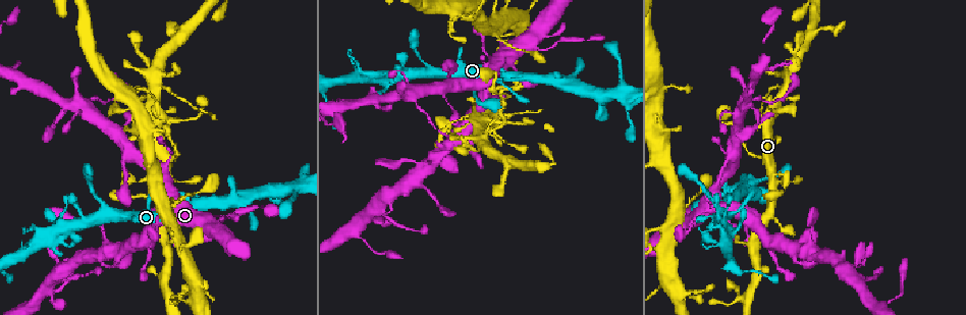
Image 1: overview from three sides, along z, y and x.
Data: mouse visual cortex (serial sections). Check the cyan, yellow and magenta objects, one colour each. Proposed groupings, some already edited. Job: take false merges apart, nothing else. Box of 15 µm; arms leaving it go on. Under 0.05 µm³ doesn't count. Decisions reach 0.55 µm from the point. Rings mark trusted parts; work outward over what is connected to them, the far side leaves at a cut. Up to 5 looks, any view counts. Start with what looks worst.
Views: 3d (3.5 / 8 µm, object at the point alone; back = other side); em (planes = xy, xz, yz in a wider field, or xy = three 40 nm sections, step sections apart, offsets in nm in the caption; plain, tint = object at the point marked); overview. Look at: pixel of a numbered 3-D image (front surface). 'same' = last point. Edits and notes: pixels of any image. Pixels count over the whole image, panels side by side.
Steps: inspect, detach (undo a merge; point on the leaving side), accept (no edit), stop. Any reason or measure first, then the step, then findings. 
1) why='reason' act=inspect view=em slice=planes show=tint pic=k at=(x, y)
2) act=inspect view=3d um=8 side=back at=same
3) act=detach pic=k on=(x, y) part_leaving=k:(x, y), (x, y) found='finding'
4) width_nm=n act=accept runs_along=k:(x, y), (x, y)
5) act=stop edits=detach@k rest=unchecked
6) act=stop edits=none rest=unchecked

why='sharp bend' act=inspect view=3d um=3.5 pic=1 at=(177, 154)

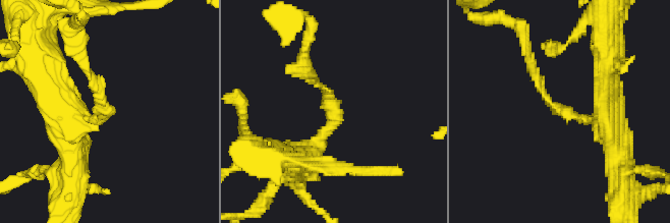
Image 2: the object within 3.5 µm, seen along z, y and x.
arm_widths_nm=100,450 why='need the tissue' act=inspect view=em slice=xy step=1 show=tint pic=2 at=(574, 114)

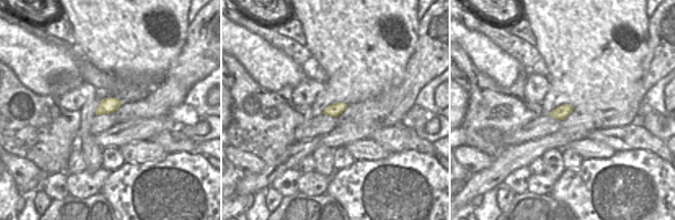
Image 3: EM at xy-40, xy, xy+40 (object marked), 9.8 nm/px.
why='another direction' act=inspect view=em slice=planes show=tint at=same

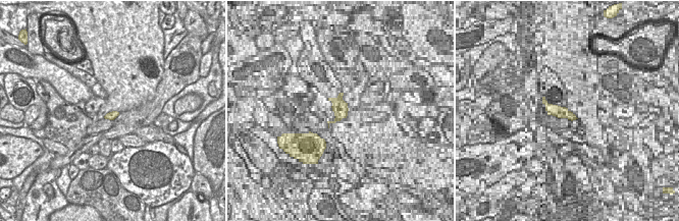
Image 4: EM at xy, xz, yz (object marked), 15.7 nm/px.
act=accept runs_along=2:(609, 102), (609, 121), (561, 112), (533, 71) found='continuous, no second cell'

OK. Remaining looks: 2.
why='arms part here' act=inspect view=3d um=3.5 pic=1 at=(482, 97)

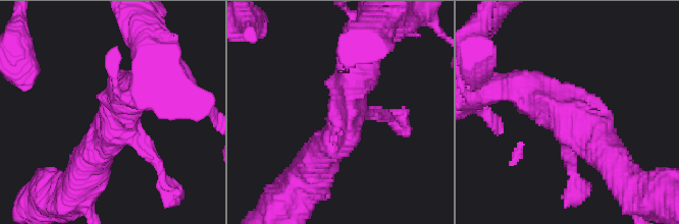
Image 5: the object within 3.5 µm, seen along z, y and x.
act=accept found='one cell here'

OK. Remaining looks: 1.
act=stop edits=none rest=unchecked

